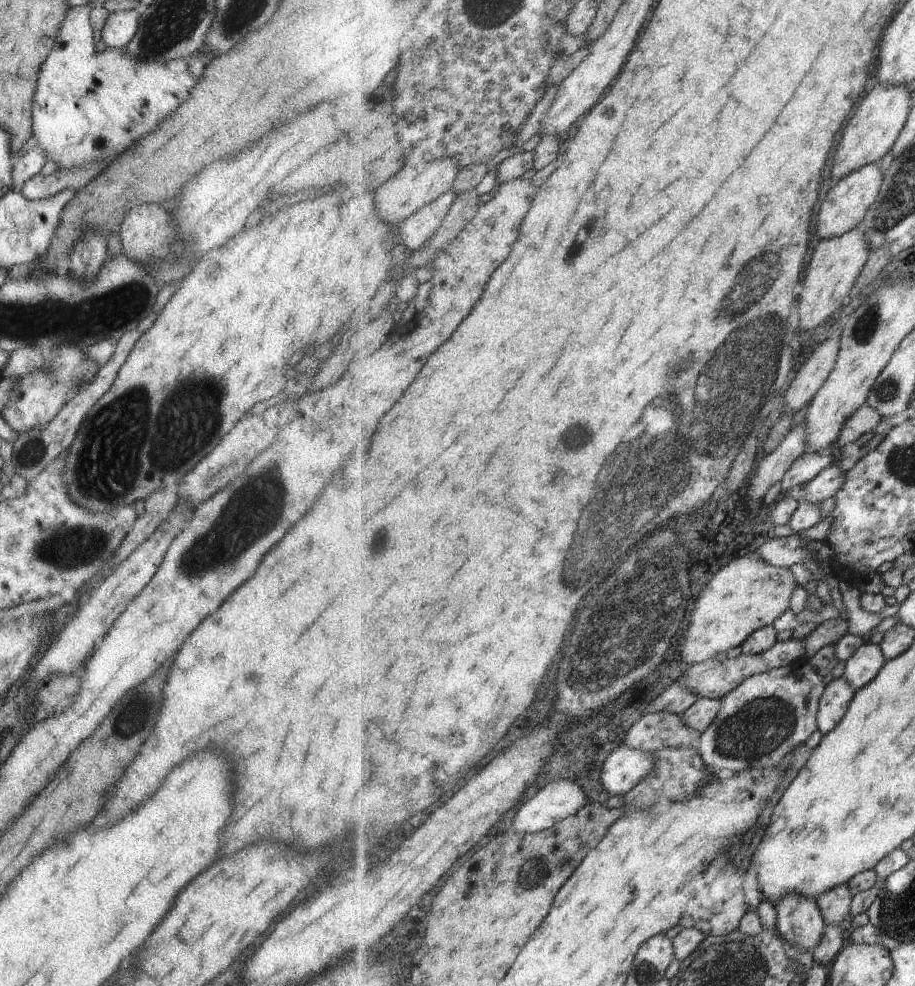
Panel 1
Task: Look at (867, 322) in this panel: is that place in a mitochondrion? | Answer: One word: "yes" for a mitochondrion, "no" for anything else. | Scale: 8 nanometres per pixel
yes

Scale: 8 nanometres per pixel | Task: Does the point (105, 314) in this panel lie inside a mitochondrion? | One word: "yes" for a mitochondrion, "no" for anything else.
yes

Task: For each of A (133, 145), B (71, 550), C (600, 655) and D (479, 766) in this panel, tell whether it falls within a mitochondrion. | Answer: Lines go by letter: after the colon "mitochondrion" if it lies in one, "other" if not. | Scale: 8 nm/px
A: other
B: mitochondrion
C: mitochondrion
D: other

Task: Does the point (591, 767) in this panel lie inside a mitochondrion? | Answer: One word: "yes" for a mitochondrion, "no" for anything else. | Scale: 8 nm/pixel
no

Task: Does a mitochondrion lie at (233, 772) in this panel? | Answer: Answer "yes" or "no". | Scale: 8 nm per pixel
no

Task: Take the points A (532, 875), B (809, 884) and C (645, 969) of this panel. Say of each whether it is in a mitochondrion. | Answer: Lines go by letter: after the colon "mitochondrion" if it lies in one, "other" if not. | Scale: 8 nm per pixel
A: mitochondrion
B: other
C: mitochondrion

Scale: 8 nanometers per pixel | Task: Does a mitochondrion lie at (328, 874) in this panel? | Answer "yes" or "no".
no

